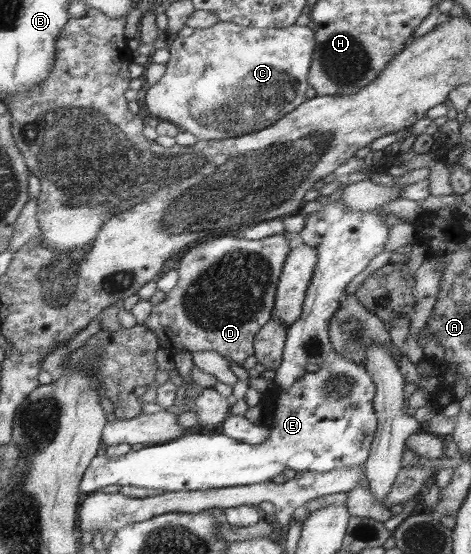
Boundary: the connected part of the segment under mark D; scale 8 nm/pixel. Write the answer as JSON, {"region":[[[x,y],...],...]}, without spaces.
{"region":[[[286,234],[268,236],[259,240],[245,237],[219,236],[215,240],[205,240],[179,260],[178,283],[166,293],[162,302],[153,305],[150,316],[144,324],[151,332],[158,333],[162,349],[170,355],[177,352],[201,352],[213,350],[223,358],[242,365],[245,358],[255,354],[254,340],[263,326],[273,316],[279,272],[290,254]]]}

